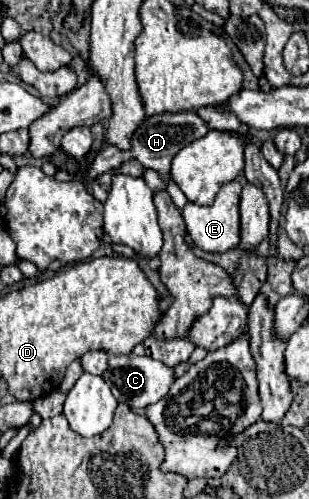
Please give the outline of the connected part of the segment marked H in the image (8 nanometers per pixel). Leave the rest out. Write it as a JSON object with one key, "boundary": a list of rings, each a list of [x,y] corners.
{"boundary":[[[164,112],[164,114],[148,116],[148,118],[136,128],[136,132],[134,132],[134,136],[132,136],[132,148],[130,148],[130,150],[120,150],[120,148],[108,144],[102,152],[98,152],[98,156],[96,156],[96,160],[94,160],[94,164],[92,164],[92,168],[90,168],[90,172],[88,172],[86,176],[78,178],[78,176],[72,176],[72,174],[64,172],[64,170],[58,170],[58,172],[54,174],[54,178],[56,178],[56,180],[82,180],[82,182],[86,182],[86,180],[94,180],[96,176],[108,172],[108,170],[114,170],[114,168],[120,166],[122,162],[136,160],[136,162],[140,162],[144,168],[154,168],[154,170],[166,180],[166,184],[168,184],[168,194],[170,194],[172,202],[176,204],[178,210],[182,210],[182,208],[186,206],[188,198],[186,198],[184,192],[168,178],[168,174],[170,174],[170,164],[172,164],[172,158],[178,154],[180,148],[188,146],[188,144],[194,142],[196,138],[206,136],[206,132],[208,132],[208,126],[204,124],[204,120],[202,120],[196,112],[176,112],[176,114]]]}

